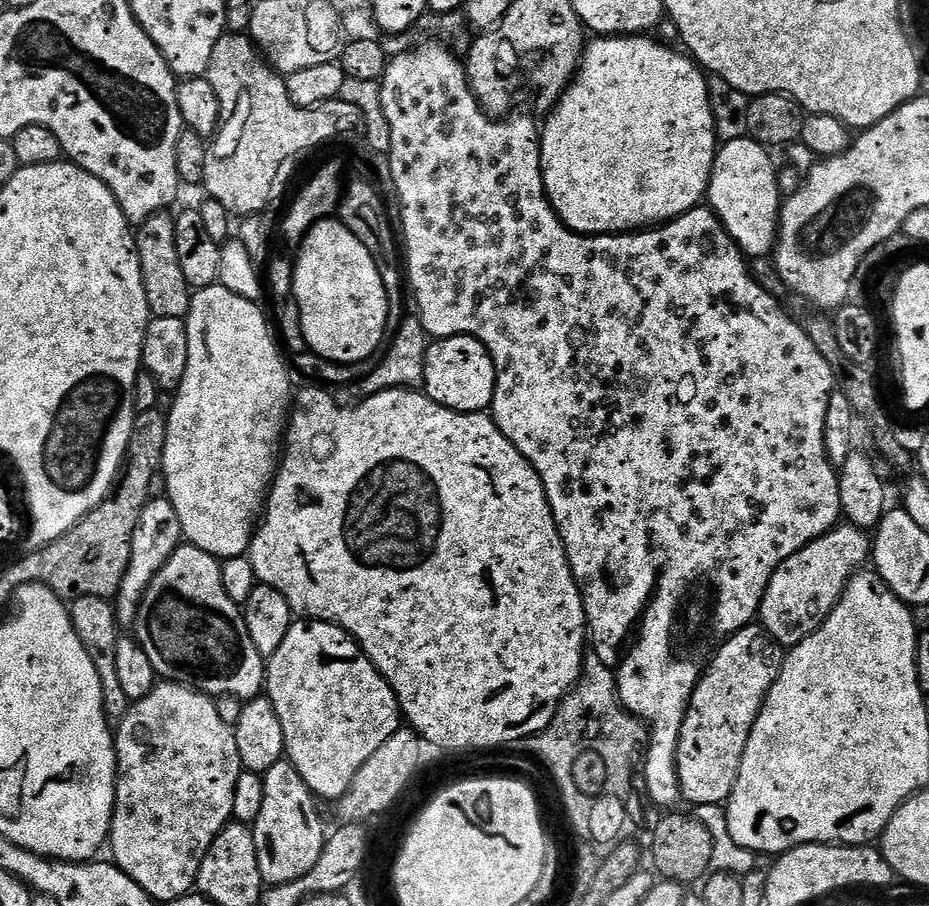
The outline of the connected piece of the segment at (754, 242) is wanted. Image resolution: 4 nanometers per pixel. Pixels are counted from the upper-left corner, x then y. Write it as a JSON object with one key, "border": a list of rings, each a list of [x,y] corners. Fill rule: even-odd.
{"border":[[[751,138],[721,143],[716,154],[716,165],[708,183],[707,203],[724,224],[724,229],[730,234],[730,238],[748,258],[767,257],[776,247],[782,193],[778,168],[772,165],[768,155],[770,155],[769,149]]]}

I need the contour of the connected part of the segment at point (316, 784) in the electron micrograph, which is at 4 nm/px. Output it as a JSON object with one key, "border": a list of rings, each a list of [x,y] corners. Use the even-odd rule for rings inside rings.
{"border":[[[300,618],[290,626],[290,630],[286,630],[286,638],[282,638],[282,646],[278,646],[278,650],[274,650],[274,654],[266,660],[266,695],[276,707],[278,722],[282,722],[287,759],[298,770],[298,774],[302,774],[306,786],[313,794],[320,798],[325,796],[332,802],[339,801],[340,797],[346,794],[346,790],[350,790],[350,782],[354,782],[354,776],[358,774],[358,770],[362,770],[366,758],[370,758],[370,754],[374,754],[374,750],[378,750],[378,746],[382,746],[382,742],[386,742],[386,738],[393,736],[402,726],[400,704],[396,701],[396,695],[392,692],[391,686],[380,675],[380,671],[372,665],[370,658],[363,652],[360,645],[343,628],[337,624],[327,624],[324,620]]]}

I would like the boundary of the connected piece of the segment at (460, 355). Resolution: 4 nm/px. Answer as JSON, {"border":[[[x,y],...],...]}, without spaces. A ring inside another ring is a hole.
{"border":[[[446,336],[429,343],[423,391],[455,412],[487,413],[496,393],[496,367],[486,345],[473,336]]]}

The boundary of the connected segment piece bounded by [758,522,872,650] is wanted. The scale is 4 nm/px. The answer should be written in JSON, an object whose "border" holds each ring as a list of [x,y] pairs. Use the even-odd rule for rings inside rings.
{"border":[[[844,522],[826,535],[819,536],[814,542],[802,546],[798,554],[790,554],[786,562],[776,567],[766,586],[758,613],[760,627],[770,633],[773,640],[784,650],[790,650],[798,646],[798,642],[810,638],[810,634],[819,630],[824,624],[824,619],[832,613],[852,577],[869,563],[871,551],[872,540],[869,533],[863,528],[854,528],[851,524]]]}

